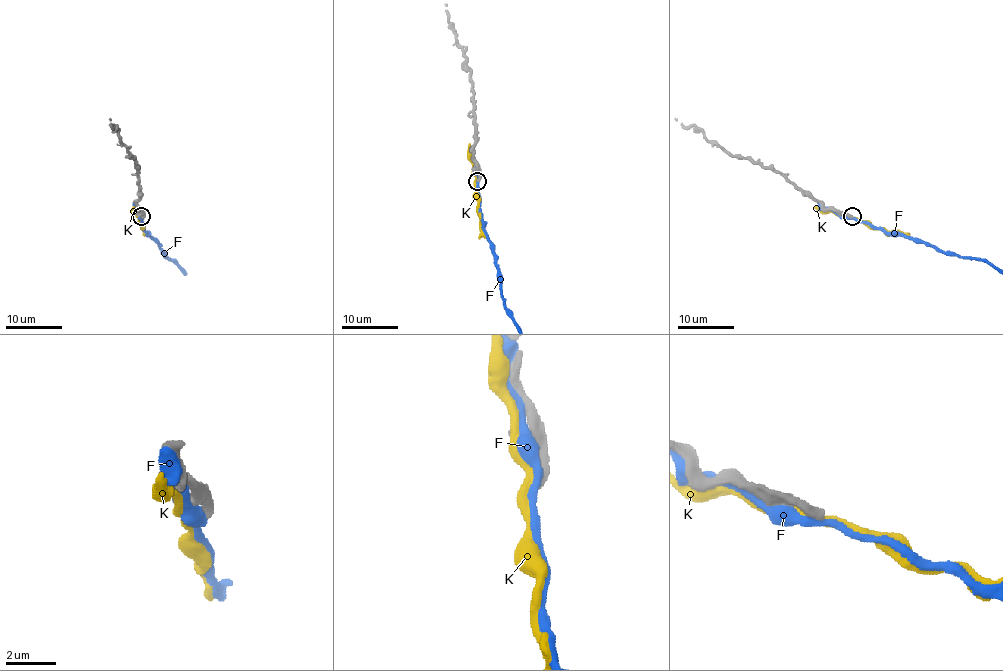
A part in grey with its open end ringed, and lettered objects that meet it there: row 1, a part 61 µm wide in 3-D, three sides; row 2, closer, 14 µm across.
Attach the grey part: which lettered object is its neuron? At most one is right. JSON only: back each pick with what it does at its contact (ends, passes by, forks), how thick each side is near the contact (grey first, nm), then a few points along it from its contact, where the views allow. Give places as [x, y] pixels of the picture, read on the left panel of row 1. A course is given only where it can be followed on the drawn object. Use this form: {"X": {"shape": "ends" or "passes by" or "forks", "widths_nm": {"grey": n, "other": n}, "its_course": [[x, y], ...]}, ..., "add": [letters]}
{"add": []}

